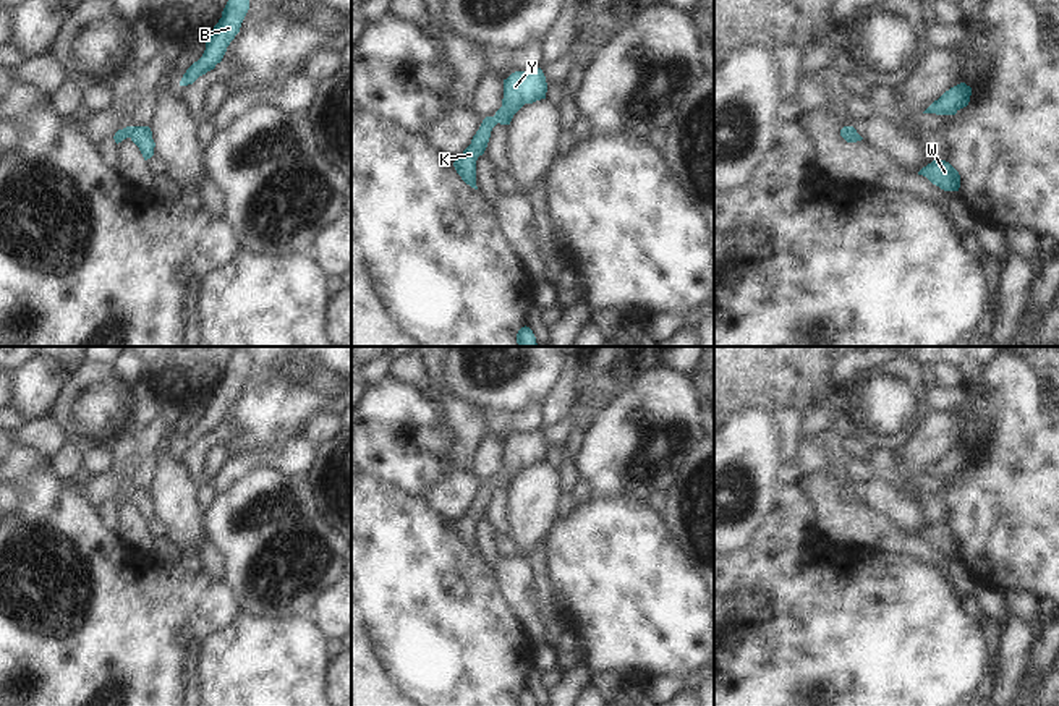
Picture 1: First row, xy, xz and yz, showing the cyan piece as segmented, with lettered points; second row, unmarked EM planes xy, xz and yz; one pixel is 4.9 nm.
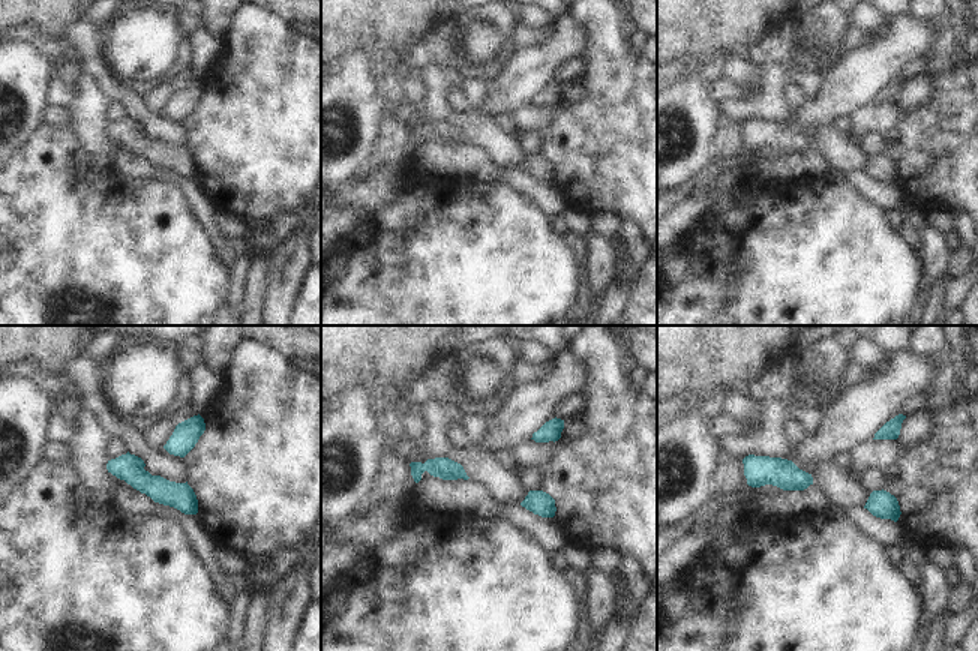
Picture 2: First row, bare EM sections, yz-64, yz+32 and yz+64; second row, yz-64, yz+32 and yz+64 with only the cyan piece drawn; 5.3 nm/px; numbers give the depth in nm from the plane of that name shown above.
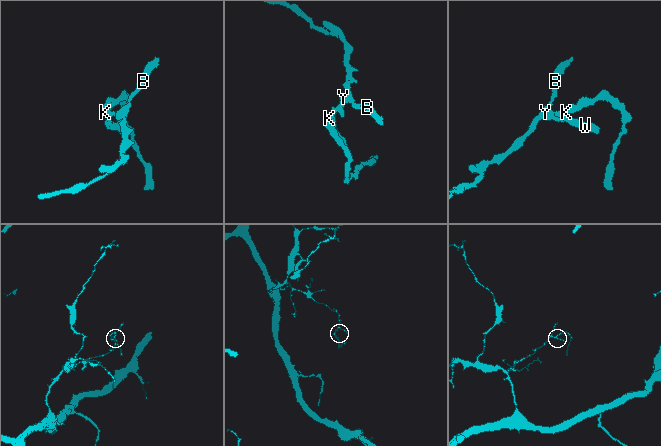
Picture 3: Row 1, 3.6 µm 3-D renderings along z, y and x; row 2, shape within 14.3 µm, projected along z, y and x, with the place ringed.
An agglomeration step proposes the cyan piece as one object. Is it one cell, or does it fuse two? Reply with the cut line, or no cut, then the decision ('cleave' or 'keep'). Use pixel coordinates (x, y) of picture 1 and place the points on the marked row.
no cut | keep

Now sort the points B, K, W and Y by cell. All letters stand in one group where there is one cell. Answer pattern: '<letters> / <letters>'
B K W Y

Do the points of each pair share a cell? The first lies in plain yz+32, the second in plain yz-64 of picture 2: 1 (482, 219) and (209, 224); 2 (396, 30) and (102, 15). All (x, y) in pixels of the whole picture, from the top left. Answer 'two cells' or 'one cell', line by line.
1: two cells
2: two cells

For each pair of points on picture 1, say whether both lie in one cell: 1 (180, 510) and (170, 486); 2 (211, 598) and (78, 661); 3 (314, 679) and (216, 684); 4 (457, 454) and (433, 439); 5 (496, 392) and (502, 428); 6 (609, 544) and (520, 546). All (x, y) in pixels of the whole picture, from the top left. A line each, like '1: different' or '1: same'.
1: same
2: same
3: same
4: different
5: different
6: different

